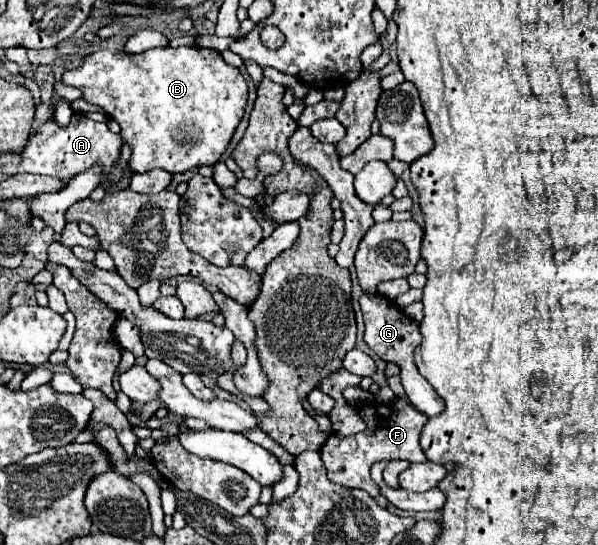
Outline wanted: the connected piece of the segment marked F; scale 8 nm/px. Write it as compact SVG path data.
M398 401L398 403L368 403L358 407L360 415L368 423L368 429L351 436L331 434L320 450L320 456L328 471L328 479L332 483L338 483L342 487L350 489L364 489L372 497L380 495L380 487L370 477L370 467L376 461L382 459L406 459L410 463L426 461L426 455L418 443L420 431L428 417L424 413L418 413L410 403Z

